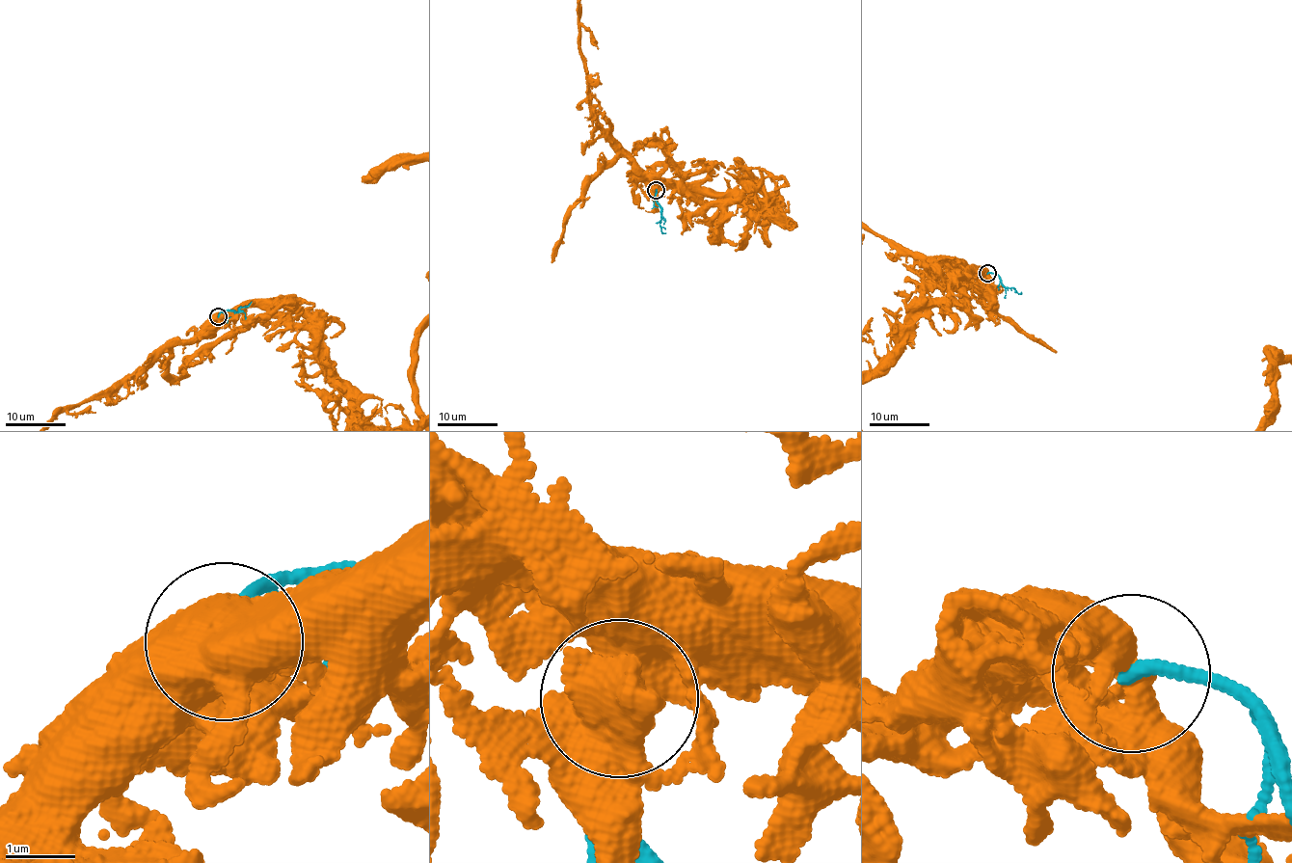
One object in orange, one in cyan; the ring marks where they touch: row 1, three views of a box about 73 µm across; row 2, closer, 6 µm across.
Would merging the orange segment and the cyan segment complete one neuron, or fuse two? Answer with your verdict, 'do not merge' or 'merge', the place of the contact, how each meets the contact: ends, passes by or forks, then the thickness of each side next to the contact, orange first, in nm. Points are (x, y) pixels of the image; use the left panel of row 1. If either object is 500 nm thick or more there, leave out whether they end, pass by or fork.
do not merge | (218, 316) | 600/200 nm

